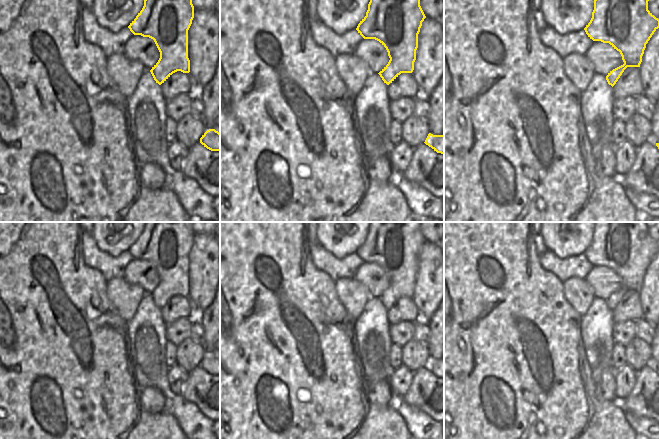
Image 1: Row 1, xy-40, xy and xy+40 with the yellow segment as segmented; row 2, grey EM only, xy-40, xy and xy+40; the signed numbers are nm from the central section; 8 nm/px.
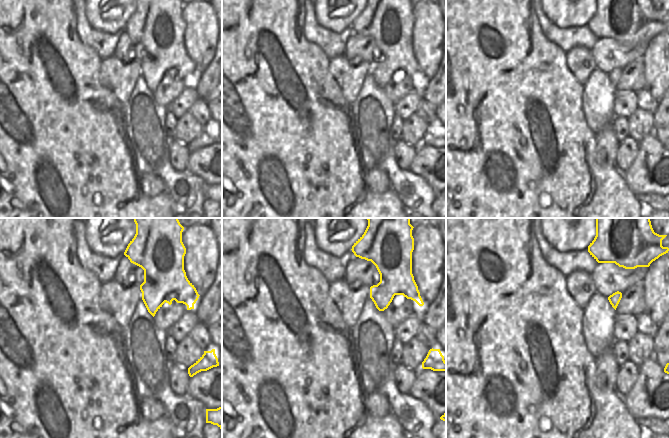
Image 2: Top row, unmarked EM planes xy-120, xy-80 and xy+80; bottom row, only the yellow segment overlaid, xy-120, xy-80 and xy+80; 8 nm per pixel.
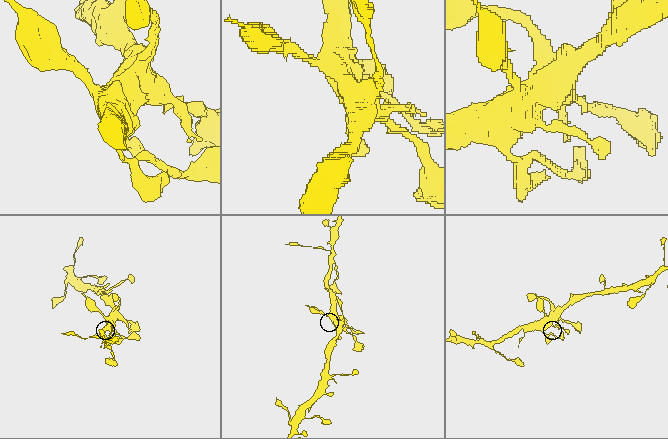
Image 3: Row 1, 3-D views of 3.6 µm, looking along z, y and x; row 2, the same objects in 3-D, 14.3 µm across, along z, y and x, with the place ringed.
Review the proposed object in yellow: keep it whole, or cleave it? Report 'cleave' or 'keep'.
keep

